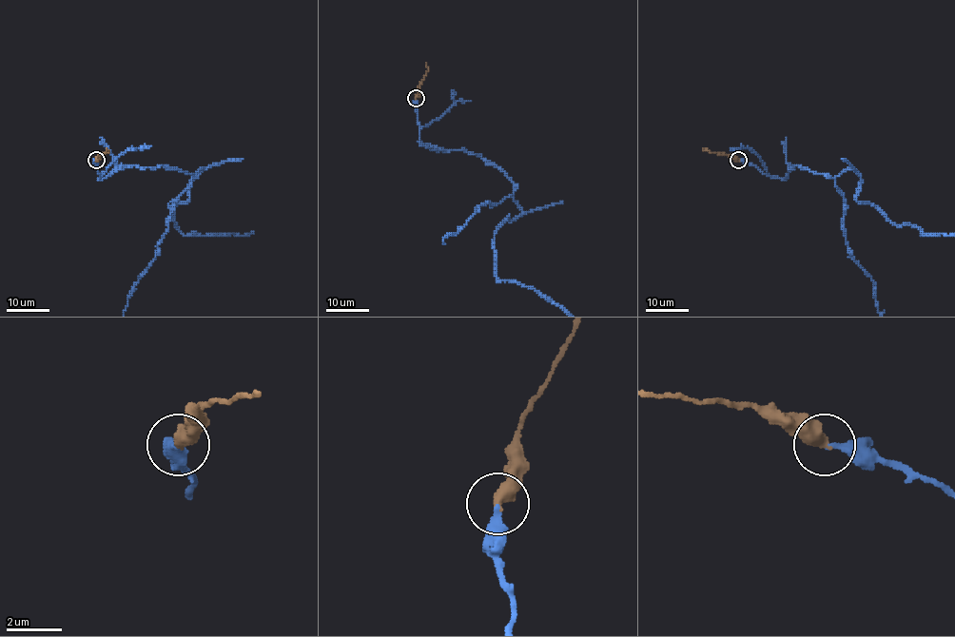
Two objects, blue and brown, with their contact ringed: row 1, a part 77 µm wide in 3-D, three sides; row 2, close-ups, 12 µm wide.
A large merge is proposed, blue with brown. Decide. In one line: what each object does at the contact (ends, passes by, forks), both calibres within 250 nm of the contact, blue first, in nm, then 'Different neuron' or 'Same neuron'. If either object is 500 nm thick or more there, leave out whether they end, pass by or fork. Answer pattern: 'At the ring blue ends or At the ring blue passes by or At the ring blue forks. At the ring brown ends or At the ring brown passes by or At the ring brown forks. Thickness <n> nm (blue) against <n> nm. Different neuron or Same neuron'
Thickness 340 nm (blue) against 550 nm. Same neuron

